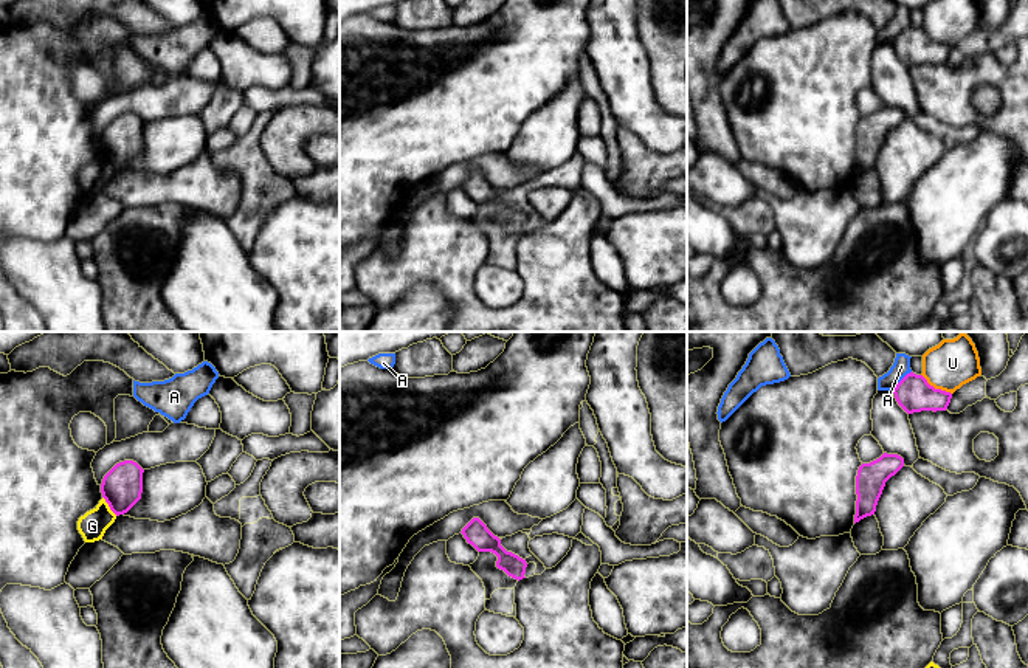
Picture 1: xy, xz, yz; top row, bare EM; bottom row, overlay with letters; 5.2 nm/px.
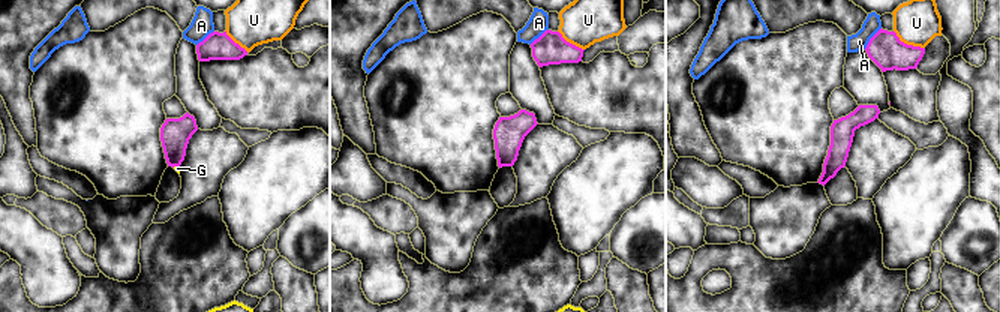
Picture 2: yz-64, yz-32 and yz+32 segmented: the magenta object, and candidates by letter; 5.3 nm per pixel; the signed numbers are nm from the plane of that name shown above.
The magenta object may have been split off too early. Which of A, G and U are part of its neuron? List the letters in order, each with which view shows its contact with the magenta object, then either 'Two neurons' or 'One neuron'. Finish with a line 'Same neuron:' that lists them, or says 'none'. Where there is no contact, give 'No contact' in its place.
A: Touches magenta in yz. Two neurons
G: Touches magenta in xy. Two neurons
U: Touches magenta in yz. Two neurons
Same neuron: none

